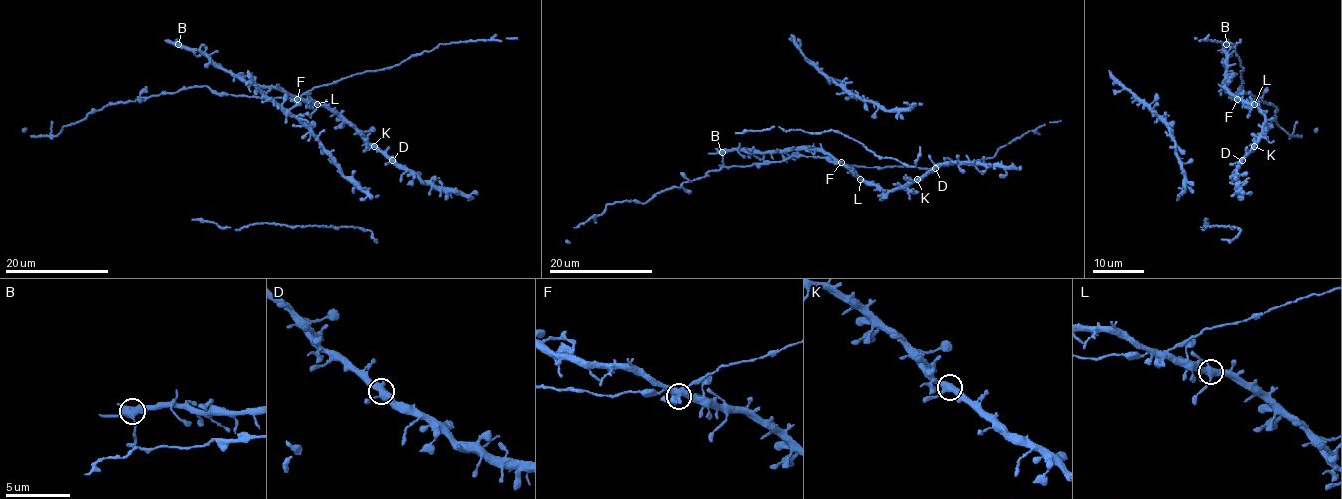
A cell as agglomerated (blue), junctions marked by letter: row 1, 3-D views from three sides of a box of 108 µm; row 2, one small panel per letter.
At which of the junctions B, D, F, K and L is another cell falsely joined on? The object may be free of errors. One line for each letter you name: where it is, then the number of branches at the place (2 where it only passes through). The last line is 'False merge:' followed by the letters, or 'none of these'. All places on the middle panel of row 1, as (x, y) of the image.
False merge: none of these

